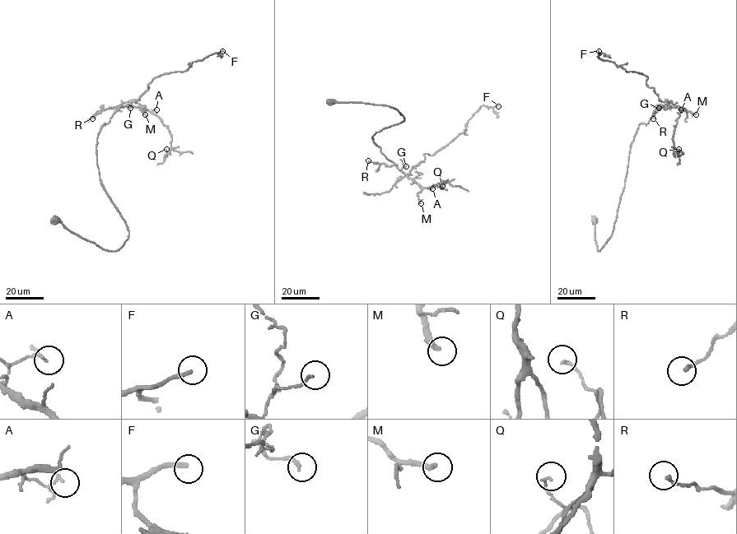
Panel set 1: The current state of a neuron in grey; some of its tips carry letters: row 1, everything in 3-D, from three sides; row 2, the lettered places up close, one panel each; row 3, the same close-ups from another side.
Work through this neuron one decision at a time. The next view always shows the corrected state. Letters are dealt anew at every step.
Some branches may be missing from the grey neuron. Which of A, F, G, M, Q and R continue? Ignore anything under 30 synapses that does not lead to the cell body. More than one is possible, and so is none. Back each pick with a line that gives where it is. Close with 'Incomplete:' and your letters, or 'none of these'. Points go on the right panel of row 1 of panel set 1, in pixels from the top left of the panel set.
F: place (599, 51)
M: place (696, 114)
Incomplete: F, M

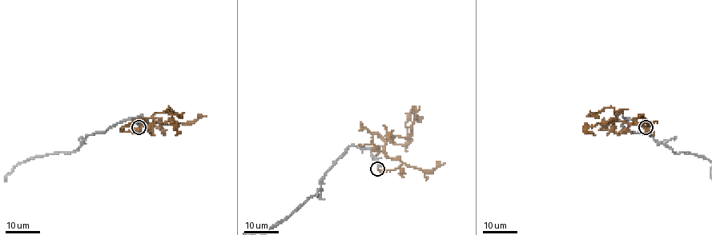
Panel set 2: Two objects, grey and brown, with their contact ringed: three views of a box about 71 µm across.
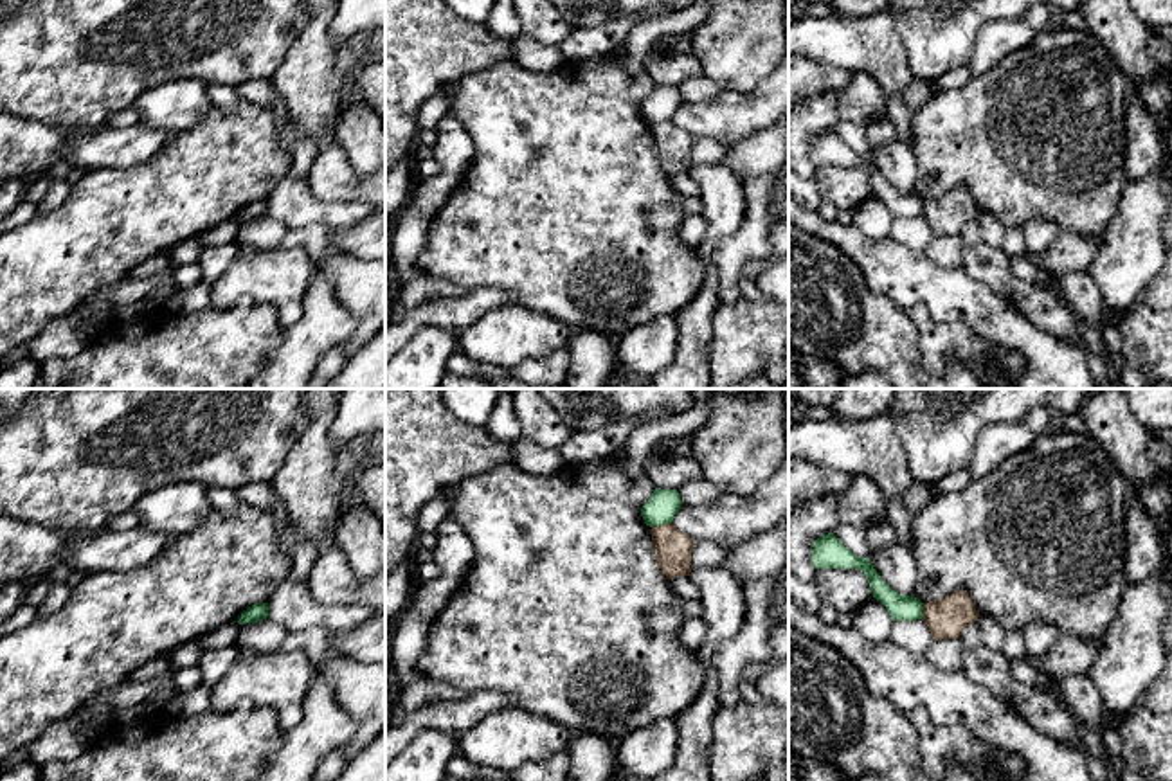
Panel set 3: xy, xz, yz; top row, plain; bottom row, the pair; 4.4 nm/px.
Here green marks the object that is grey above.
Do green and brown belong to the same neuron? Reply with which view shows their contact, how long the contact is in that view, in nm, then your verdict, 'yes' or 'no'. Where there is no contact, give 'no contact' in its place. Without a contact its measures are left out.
xz | 90 nm | no

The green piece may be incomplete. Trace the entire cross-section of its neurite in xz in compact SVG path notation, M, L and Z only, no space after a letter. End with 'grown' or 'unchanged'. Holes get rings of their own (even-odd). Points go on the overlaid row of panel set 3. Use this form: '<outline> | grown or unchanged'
M655 488L652 497L641 509L646 525L672 524L679 509L682 507L681 493L677 489Z | unchanged

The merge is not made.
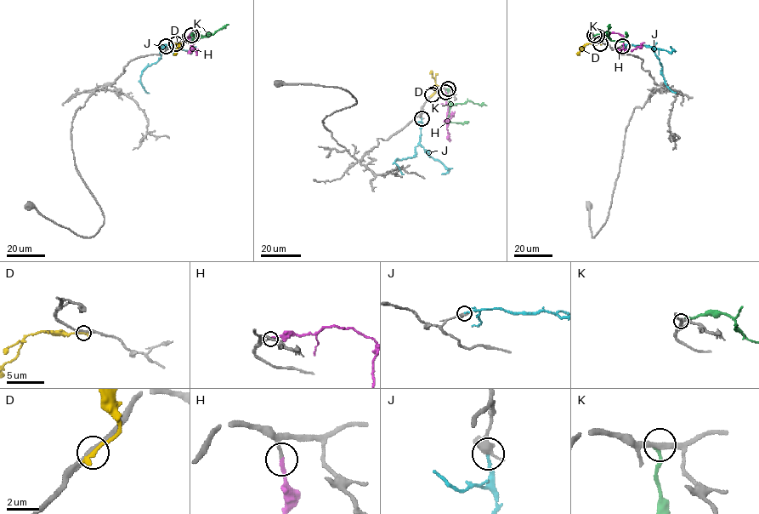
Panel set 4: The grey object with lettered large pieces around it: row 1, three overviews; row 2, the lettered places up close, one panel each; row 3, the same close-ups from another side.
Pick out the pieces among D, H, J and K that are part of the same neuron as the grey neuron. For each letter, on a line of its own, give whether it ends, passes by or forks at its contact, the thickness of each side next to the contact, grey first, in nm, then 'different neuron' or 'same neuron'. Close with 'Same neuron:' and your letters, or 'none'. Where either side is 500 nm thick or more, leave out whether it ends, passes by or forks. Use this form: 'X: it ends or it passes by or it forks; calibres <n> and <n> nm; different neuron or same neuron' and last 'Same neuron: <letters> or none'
D: it ends; calibres 240 and 240 nm; different neuron
H: it ends; calibres 180 and 200 nm; same neuron
J: it ends; calibres 380 and 180 nm; different neuron
K: it ends; calibres 280 and 200 nm; different neuron
Same neuron: H

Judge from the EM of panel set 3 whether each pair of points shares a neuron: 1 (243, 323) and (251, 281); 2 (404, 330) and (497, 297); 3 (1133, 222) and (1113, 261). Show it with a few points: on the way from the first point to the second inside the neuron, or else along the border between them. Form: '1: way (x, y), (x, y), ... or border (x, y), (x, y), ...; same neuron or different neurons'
1: border (211, 305), (269, 305), (279, 326); different neurons
2: way (427, 314), (454, 314), (474, 305); same neuron
3: way (1133, 231), (1133, 242), (1122, 252); same neuron

